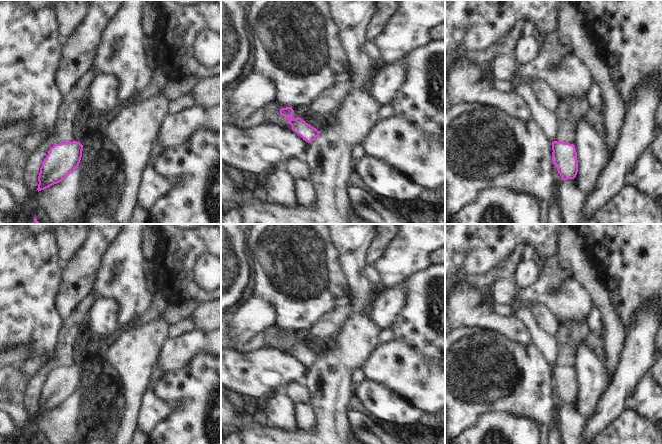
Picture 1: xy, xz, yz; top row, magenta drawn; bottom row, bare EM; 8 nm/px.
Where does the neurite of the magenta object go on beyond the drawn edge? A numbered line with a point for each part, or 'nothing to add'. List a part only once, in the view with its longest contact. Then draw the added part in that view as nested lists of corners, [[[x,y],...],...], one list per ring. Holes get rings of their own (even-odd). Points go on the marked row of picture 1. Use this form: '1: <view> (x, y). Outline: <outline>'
nothing to add

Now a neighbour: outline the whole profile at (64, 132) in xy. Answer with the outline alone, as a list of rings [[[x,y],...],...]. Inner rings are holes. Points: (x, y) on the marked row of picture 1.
[[[93,67],[77,82],[72,91],[63,97],[56,130],[38,144],[34,152],[29,156],[24,171],[24,180],[28,187],[30,201],[27,205],[22,206],[26,212],[29,212],[30,208],[34,205],[34,200],[38,193],[40,168],[50,148],[55,144],[74,141],[74,125],[78,103],[96,75],[97,69]]]

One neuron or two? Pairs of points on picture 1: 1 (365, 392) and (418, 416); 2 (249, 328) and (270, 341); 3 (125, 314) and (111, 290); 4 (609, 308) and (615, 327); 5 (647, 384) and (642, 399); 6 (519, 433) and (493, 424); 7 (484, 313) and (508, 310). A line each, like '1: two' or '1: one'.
1: one
2: two
3: one
4: one
5: one
6: one
7: two

